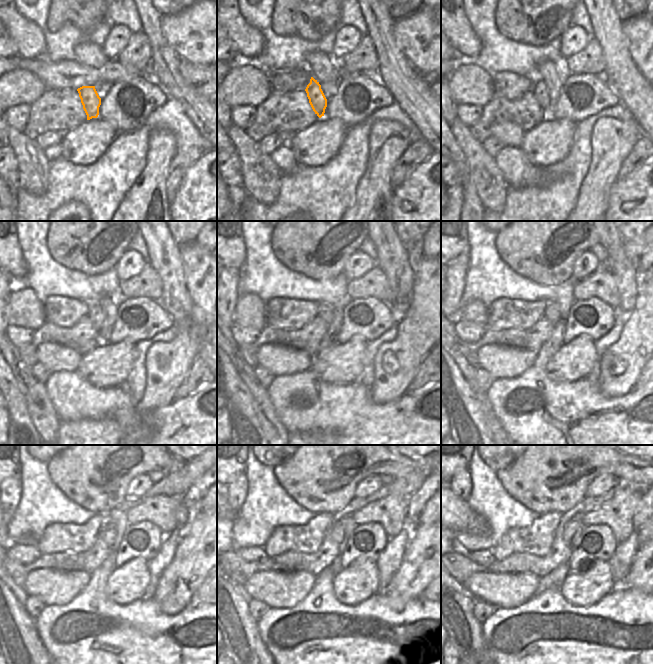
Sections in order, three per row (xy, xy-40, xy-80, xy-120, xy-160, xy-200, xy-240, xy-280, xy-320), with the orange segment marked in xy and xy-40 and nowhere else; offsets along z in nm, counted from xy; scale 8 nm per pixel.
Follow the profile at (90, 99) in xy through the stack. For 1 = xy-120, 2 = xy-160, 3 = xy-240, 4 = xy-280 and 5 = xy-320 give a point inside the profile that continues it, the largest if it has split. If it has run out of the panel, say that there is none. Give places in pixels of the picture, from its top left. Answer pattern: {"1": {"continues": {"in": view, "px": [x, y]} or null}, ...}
{"1": {"continues": {"in": "xy-120", "px": [95, 314]}}, "2": {"continues": {"in": "xy-160", "px": [324, 310]}}, "3": {"continues": {"in": "xy-240", "px": [111, 533]}}, "4": {"continues": {"in": "xy-280", "px": [339, 533]}}, "5": {"continues": {"in": "xy-320", "px": [572, 528]}}}

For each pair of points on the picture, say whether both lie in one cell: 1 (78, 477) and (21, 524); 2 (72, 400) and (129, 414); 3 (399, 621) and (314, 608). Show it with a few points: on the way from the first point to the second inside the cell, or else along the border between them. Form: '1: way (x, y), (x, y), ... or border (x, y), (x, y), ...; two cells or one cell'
1: border (48, 471), (50, 479), (70, 499), (79, 505); two cells
2: way (86, 400), (91, 402), (115, 402); one cell
3: way (378, 617), (352, 615), (335, 611); one cell

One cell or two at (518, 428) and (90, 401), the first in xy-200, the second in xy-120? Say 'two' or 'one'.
one

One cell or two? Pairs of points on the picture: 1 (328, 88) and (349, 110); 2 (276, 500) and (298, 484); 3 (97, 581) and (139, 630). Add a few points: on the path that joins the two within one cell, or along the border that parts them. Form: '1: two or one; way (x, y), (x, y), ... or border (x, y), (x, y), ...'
1: two; border (341, 80), (336, 92), (327, 100)
2: two; border (273, 473), (277, 482), (304, 508)
3: one; way (97, 595), (125, 625)

